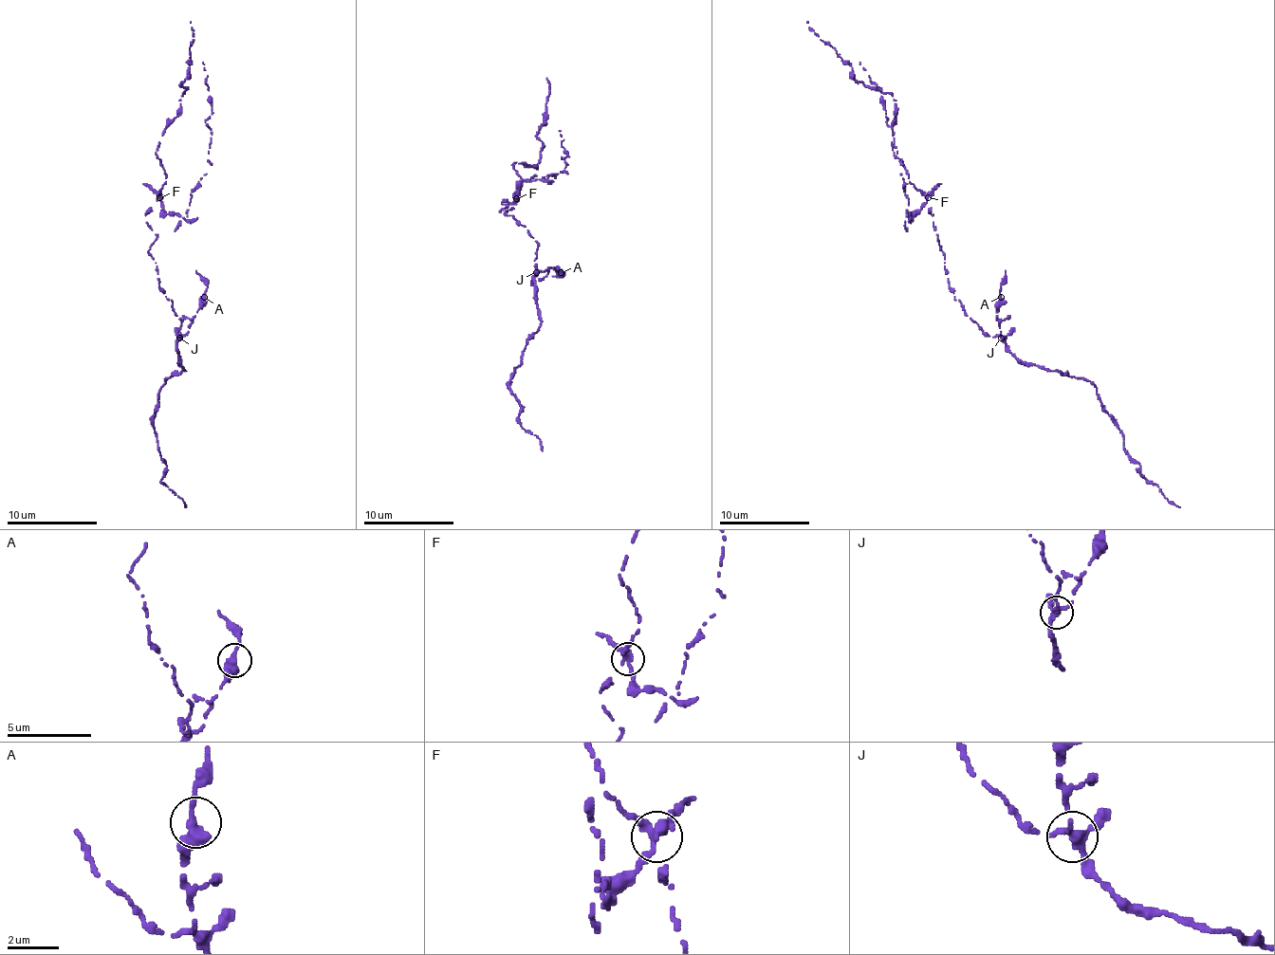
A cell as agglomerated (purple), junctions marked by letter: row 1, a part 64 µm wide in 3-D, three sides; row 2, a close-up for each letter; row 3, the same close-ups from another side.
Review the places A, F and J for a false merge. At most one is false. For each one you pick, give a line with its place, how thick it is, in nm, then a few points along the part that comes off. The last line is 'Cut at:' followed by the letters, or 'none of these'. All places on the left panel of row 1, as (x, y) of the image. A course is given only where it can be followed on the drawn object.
F: at (159, 197); 360 nm thick; foreign part runs (159, 197), (164, 211), (184, 218), (191, 191), (207, 173), (212, 130), (204, 121), (212, 115), (202, 63)
Cut at: F

